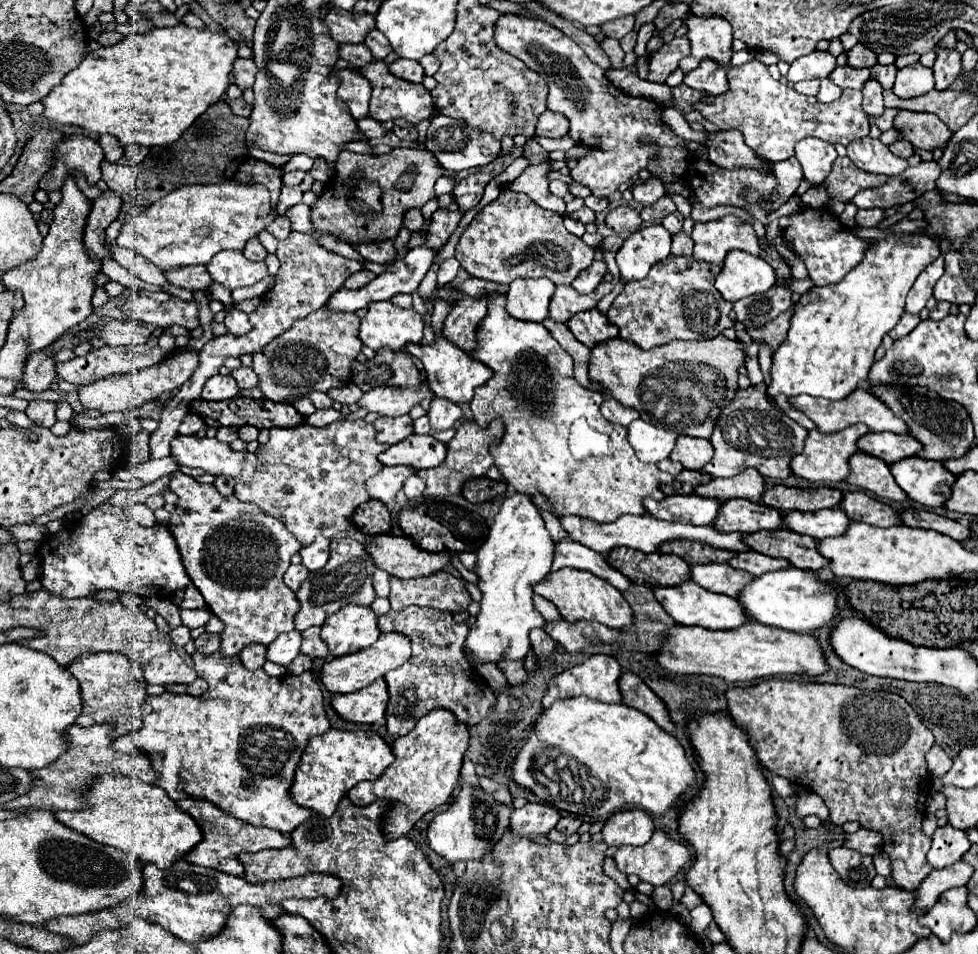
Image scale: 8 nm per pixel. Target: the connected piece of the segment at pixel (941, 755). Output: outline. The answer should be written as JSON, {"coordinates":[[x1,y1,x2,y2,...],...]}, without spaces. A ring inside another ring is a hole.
{"coordinates":[[934,745,934,747,928,751,926,761,928,761,928,771,930,771,930,775,936,775,936,777,942,777,942,775,952,767,952,759,948,757,948,753,946,753,940,745]]}

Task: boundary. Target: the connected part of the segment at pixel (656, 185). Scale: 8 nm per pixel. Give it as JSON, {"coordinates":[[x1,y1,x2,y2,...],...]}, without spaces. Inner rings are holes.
{"coordinates":[[652,177,648,181,642,181,634,189,634,201,642,203,644,207,656,203,660,197,664,197,664,183,658,177]]}

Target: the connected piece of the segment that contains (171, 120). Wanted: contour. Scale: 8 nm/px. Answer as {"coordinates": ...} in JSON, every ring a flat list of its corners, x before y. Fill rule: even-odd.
{"coordinates":[[164,27,164,29,152,29,150,33,142,35,142,33,134,33,130,37,126,37,124,41,112,45,112,47,100,47,96,51,90,51,86,55,86,59,76,67,72,69,60,85,56,85,48,95,46,99,42,99,42,105,44,105,44,117,52,123,52,125,76,125,80,129,84,129,88,135,92,137,100,137,100,135,114,135,122,147,126,145,132,145,132,143,138,143,138,145,148,145,148,147,154,147,154,145,170,145,174,143,192,123,198,115,202,115,208,105,216,103,226,87,228,87,228,73,232,71,232,63,236,59,236,45,234,41,226,35,226,33,206,33,206,31,200,31,200,29,170,29,170,27]]}

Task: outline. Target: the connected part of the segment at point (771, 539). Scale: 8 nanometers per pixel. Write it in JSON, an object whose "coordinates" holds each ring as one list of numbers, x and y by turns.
{"coordinates":[[790,529,752,533,746,537,746,543,758,553,762,551,770,557,788,559,798,569,818,571,830,565,830,561,818,551,818,539,792,533]]}

